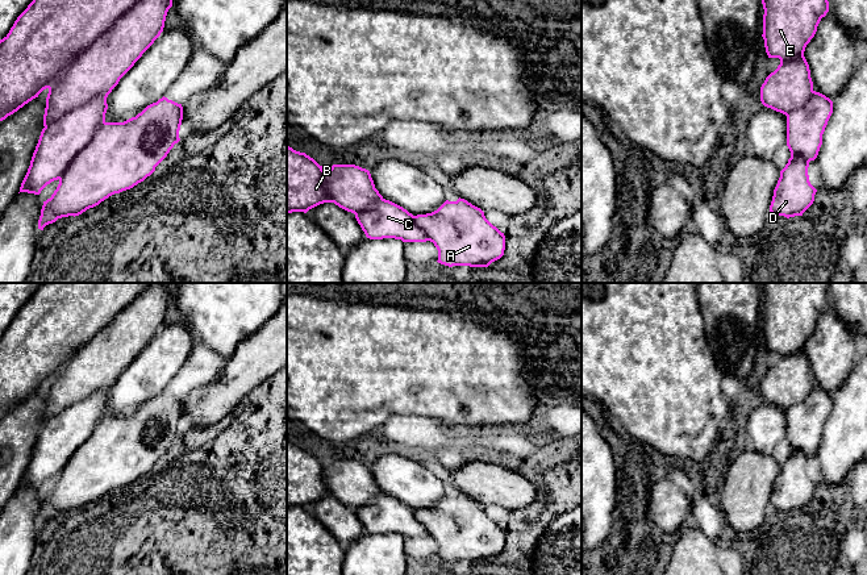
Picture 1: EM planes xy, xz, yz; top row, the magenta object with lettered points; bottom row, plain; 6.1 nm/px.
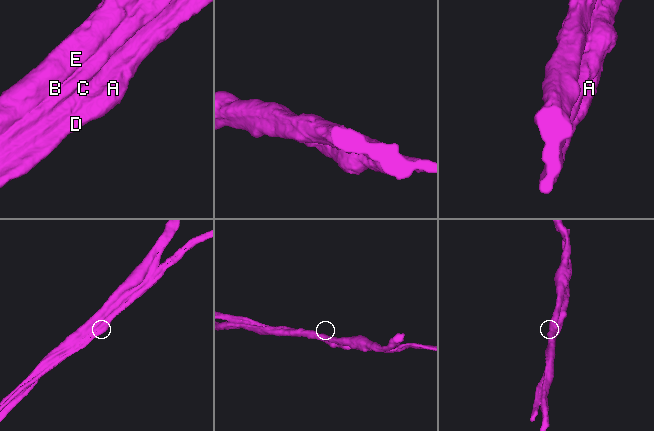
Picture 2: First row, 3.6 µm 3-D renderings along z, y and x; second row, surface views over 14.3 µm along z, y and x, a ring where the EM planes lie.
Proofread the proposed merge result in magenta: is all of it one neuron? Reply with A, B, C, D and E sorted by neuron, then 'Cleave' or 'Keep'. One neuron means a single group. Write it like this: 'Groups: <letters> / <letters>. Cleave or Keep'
Groups: A C D / B E. Cleave

